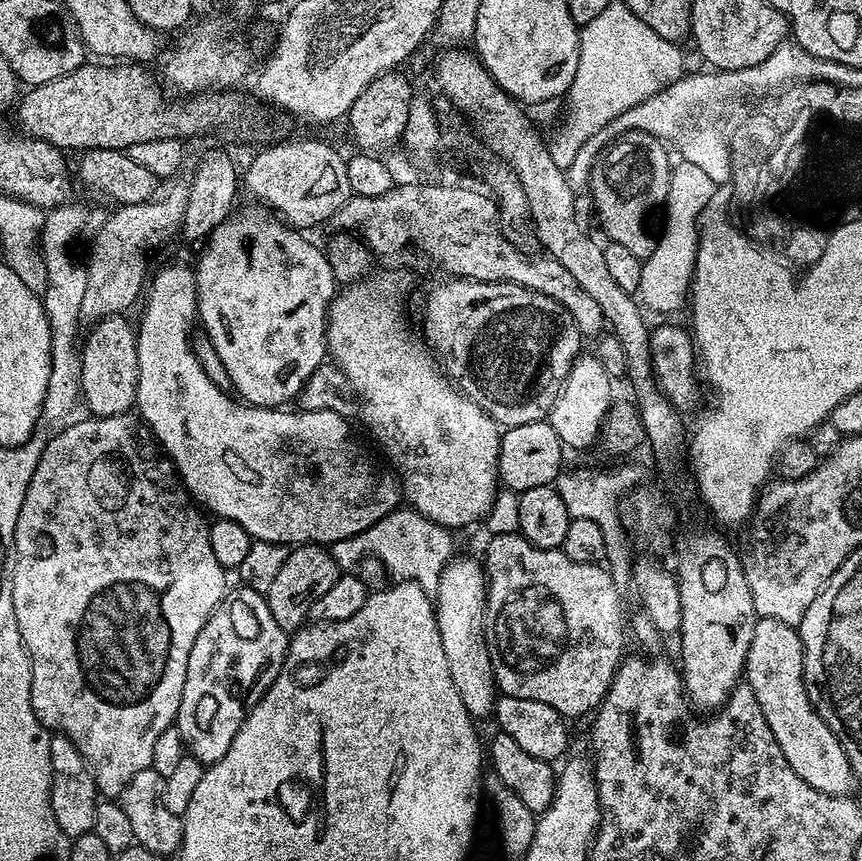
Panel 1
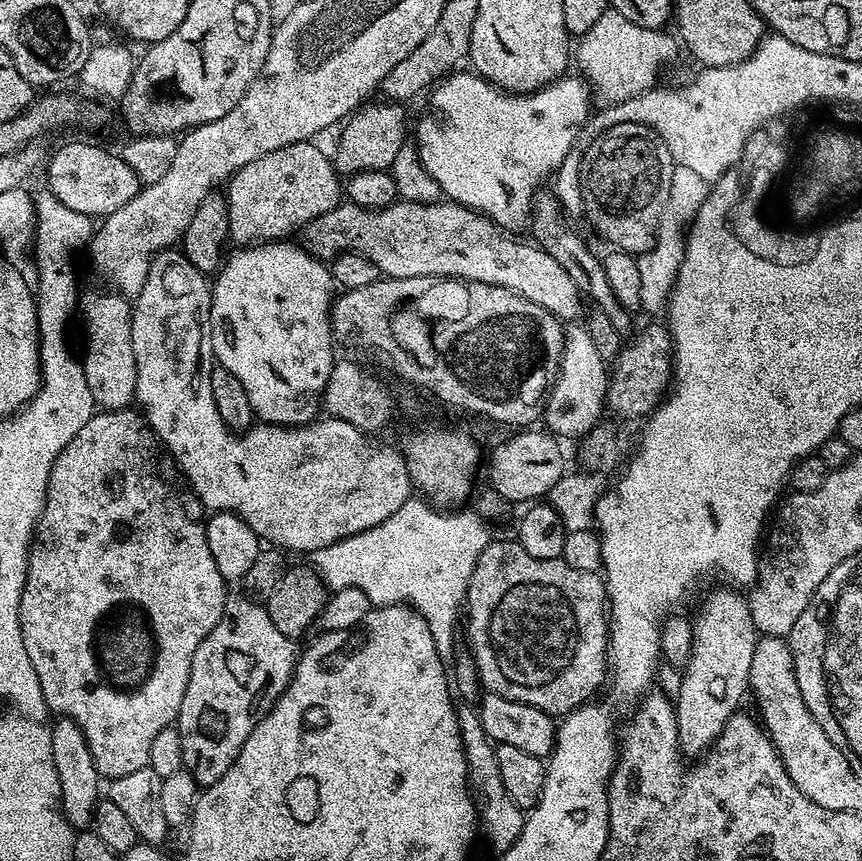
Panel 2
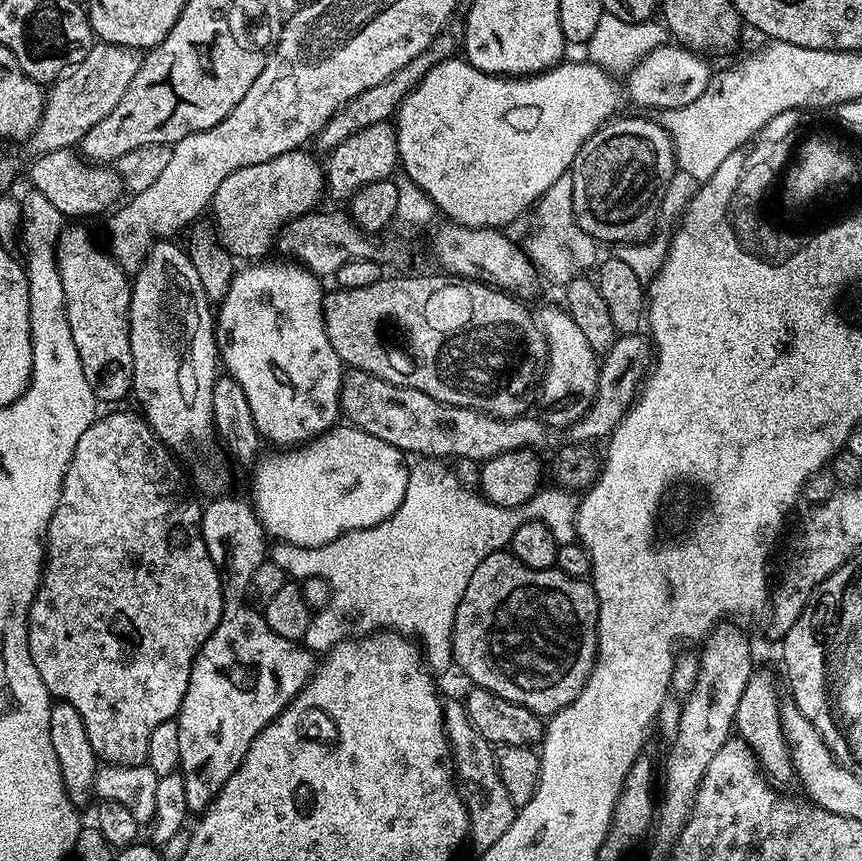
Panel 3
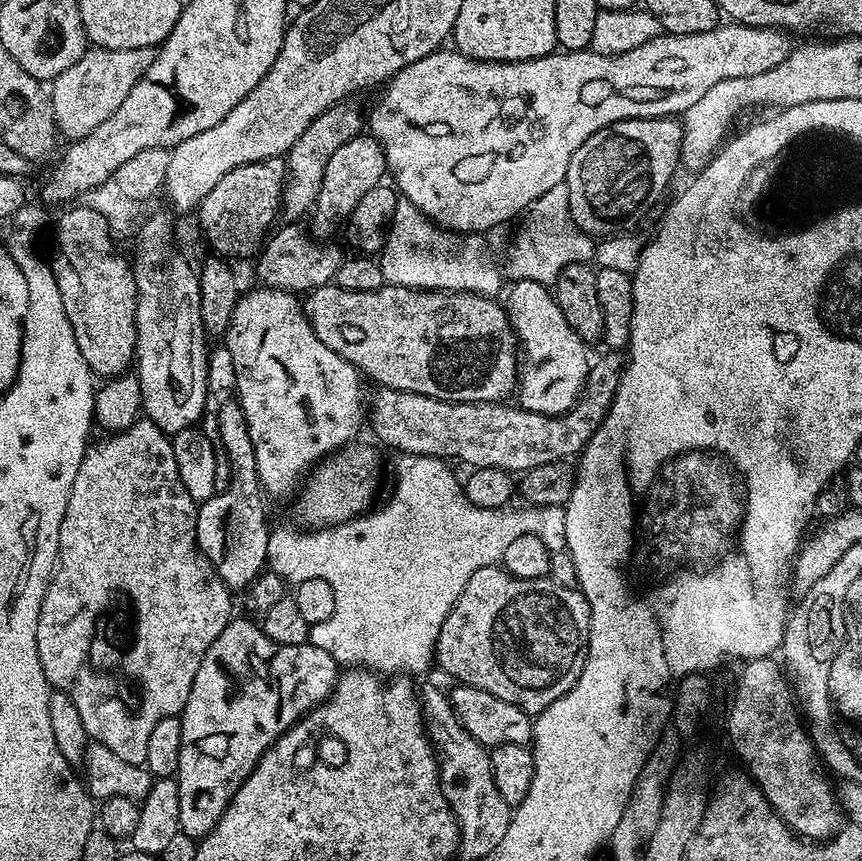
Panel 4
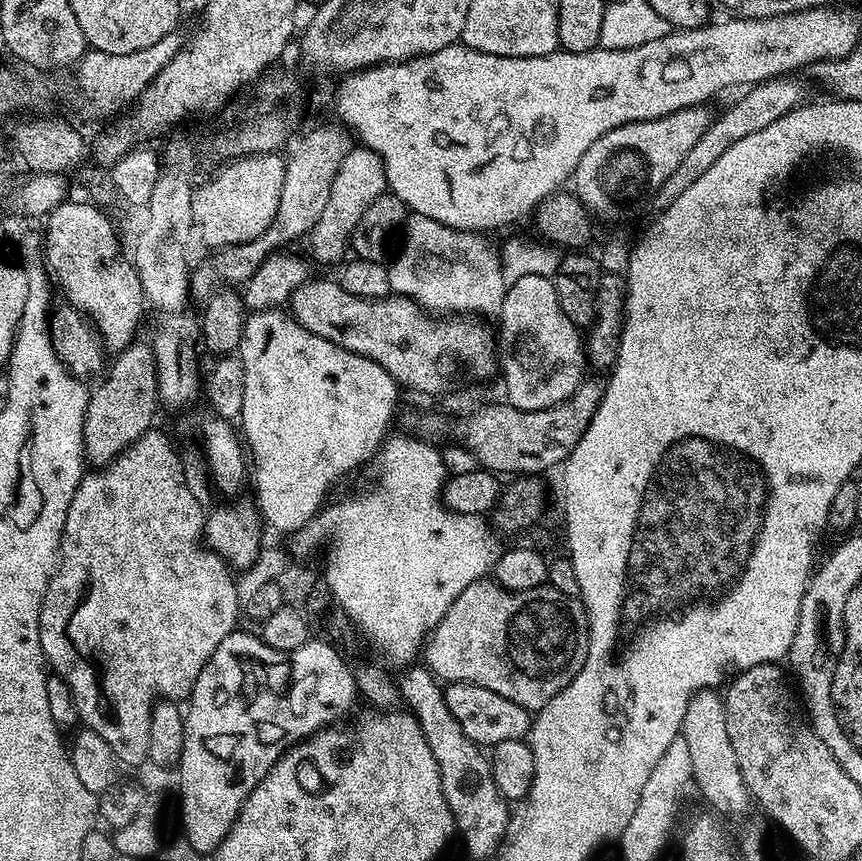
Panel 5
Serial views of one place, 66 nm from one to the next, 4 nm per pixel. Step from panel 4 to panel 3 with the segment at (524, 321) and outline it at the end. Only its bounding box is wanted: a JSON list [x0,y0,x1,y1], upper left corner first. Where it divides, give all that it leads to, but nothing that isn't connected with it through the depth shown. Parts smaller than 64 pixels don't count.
[538,307,600,430]

